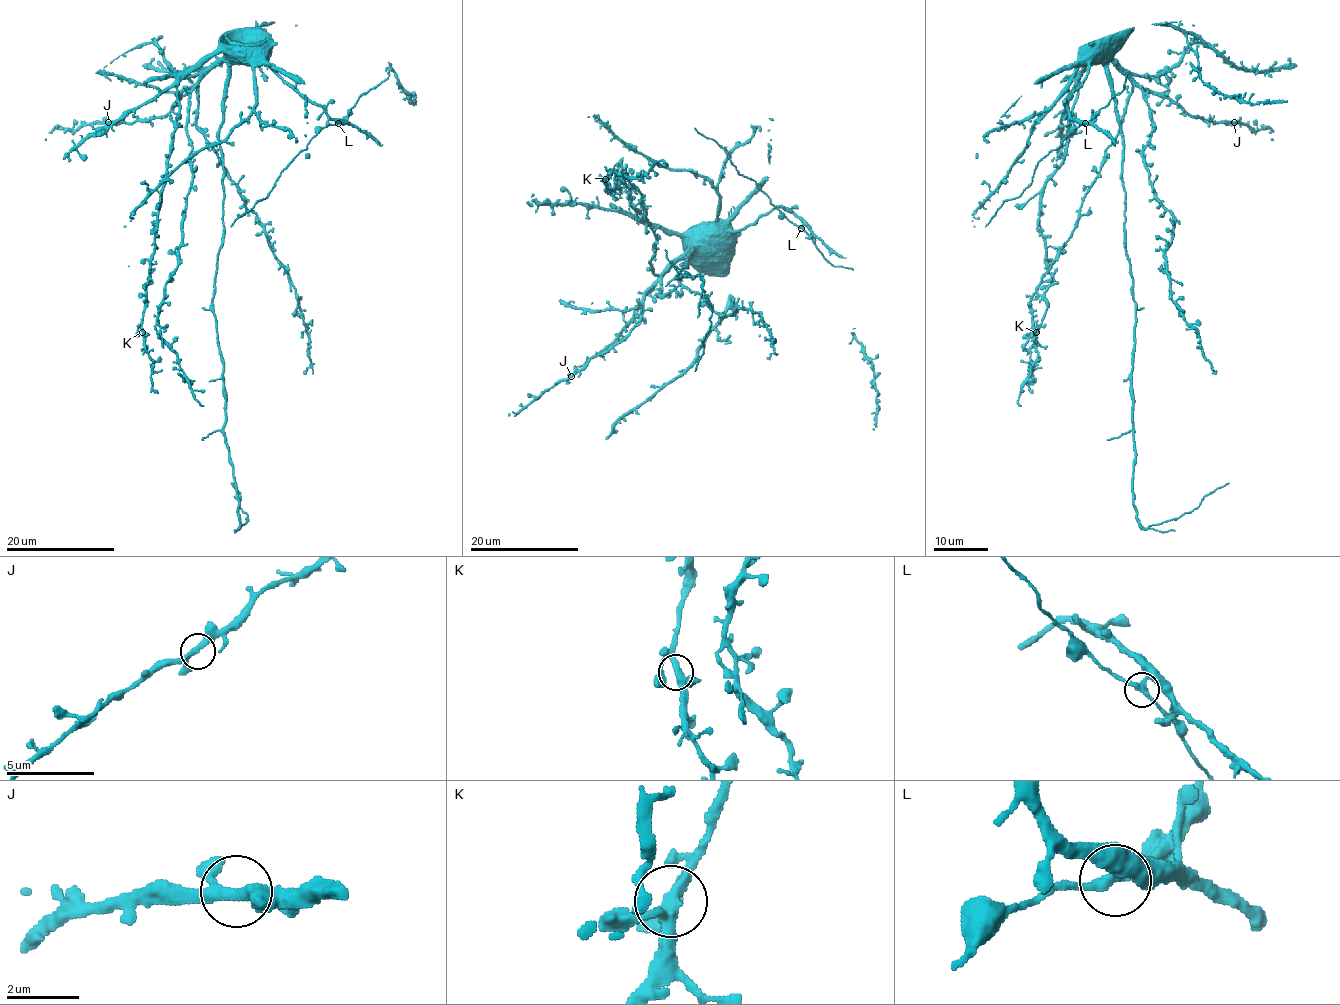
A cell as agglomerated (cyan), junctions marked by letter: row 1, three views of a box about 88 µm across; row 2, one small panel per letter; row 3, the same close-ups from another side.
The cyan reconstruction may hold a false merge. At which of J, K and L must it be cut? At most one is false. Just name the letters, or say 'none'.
none

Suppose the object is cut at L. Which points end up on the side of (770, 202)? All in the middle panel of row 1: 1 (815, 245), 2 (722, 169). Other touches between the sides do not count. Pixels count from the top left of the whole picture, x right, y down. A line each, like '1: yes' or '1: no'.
1: yes
2: no

